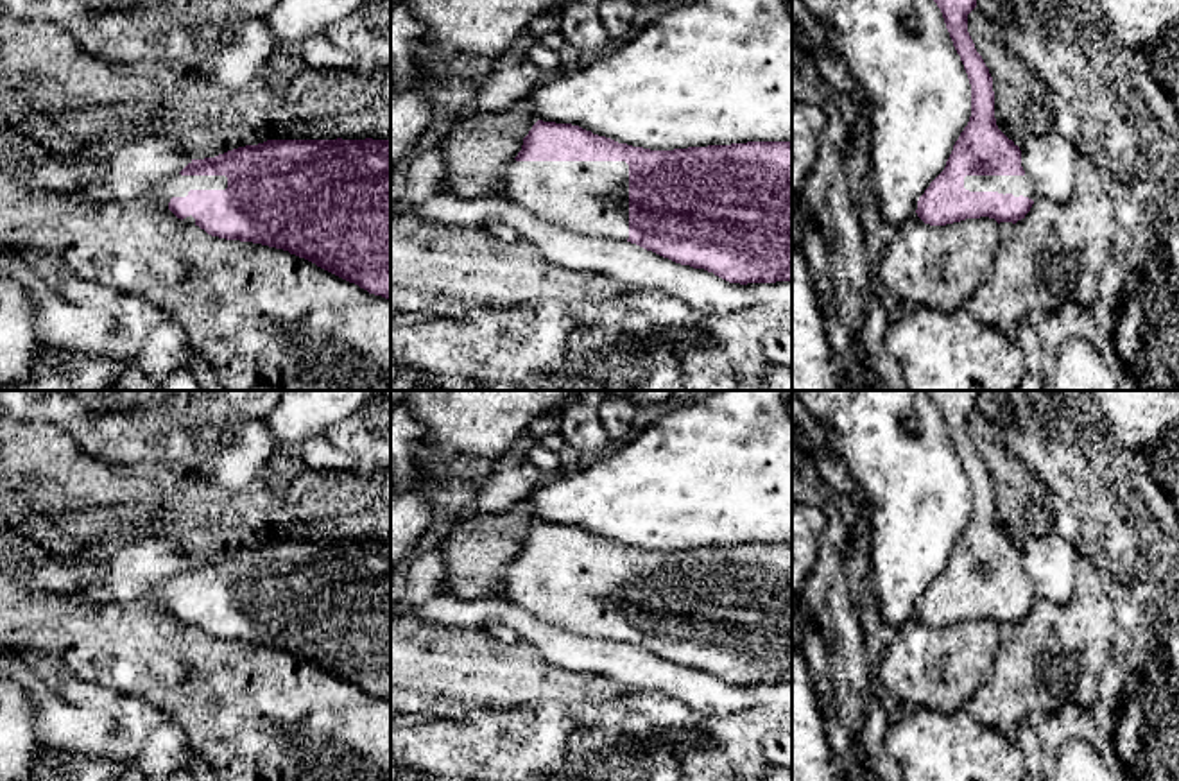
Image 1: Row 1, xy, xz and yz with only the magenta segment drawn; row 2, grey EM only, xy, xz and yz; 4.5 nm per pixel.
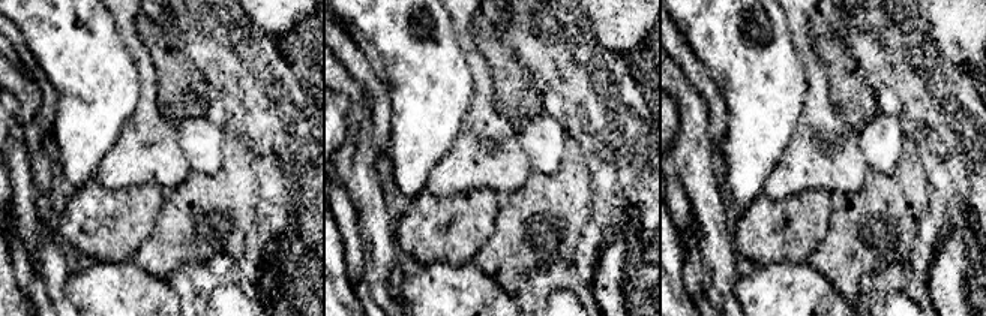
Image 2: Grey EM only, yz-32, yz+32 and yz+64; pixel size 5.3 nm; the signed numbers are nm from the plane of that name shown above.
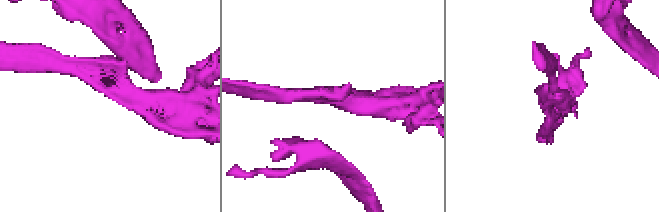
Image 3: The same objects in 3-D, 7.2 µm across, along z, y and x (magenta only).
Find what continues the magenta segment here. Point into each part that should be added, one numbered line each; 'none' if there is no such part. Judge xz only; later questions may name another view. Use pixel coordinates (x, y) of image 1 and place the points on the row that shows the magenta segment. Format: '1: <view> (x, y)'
1: xz (592, 197)

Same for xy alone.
1: xy (178, 185)

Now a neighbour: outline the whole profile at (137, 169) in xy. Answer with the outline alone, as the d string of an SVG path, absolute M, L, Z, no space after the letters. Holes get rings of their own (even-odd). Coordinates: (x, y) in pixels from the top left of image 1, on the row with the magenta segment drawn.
M147 138L124 145L113 158L99 163L57 156L32 165L29 181L57 193L82 193L90 185L102 183L113 201L125 202L147 195L167 177L177 176L192 159L170 138Z

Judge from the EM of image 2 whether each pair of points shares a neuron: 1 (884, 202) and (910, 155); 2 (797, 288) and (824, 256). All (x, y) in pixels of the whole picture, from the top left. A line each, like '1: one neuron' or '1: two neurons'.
1: one neuron
2: two neurons

